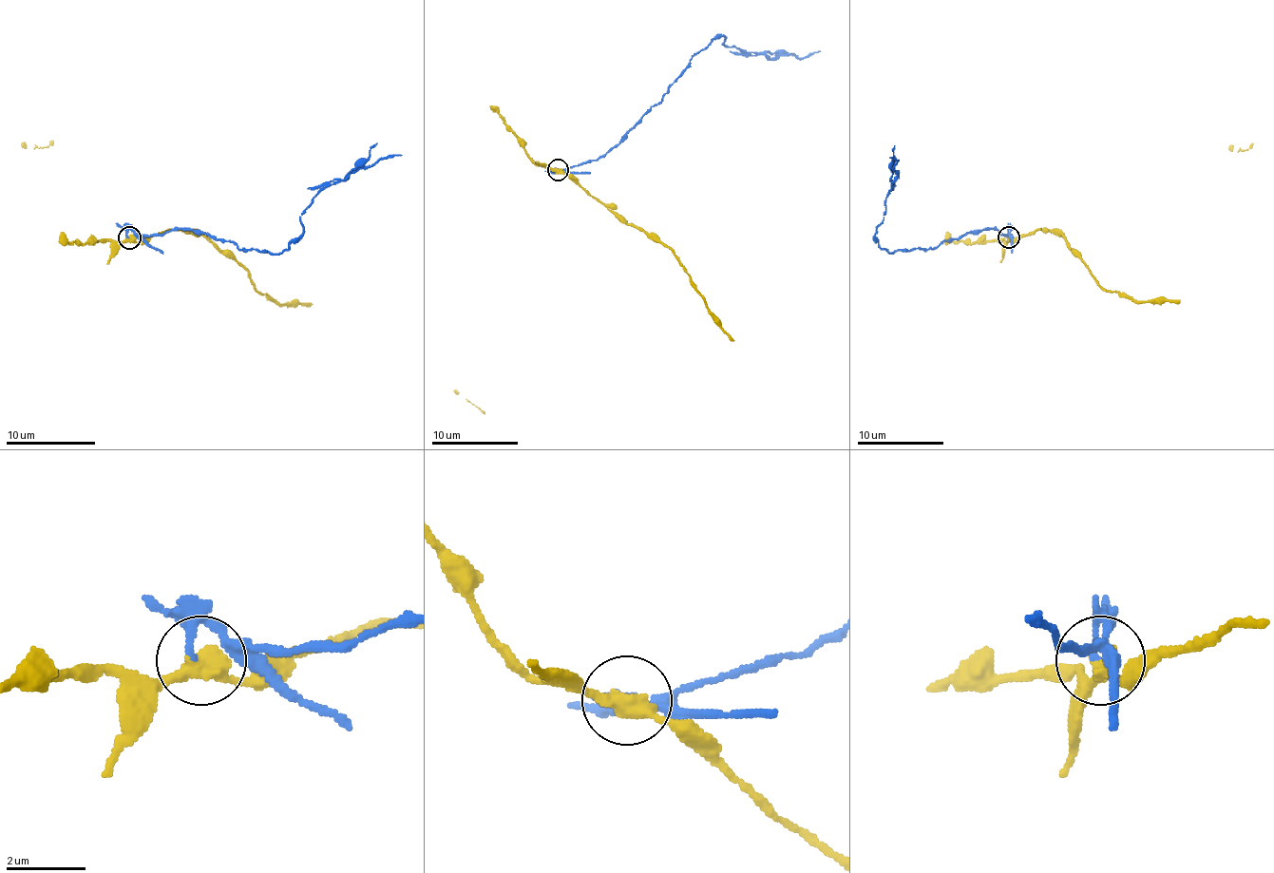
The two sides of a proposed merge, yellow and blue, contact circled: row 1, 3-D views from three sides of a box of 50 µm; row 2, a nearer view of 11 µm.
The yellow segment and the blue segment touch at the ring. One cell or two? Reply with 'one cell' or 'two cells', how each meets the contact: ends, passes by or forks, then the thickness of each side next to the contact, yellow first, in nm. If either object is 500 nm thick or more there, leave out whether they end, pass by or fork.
two cells | yellow passes by | blue ends | 420/170 nm

